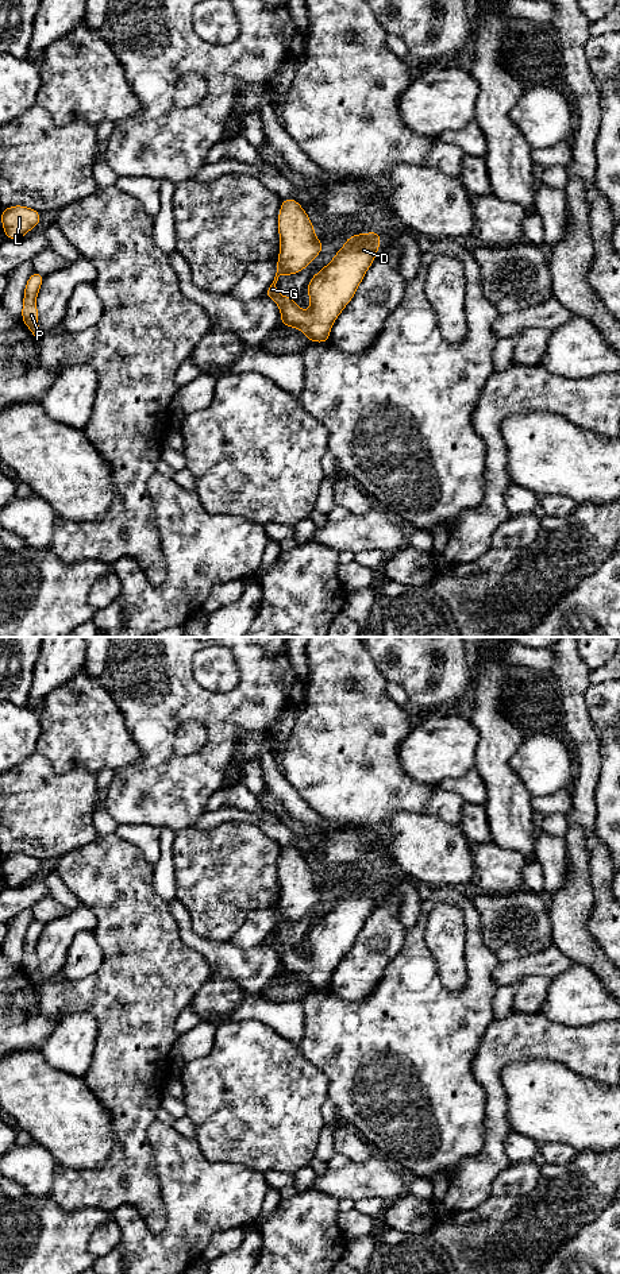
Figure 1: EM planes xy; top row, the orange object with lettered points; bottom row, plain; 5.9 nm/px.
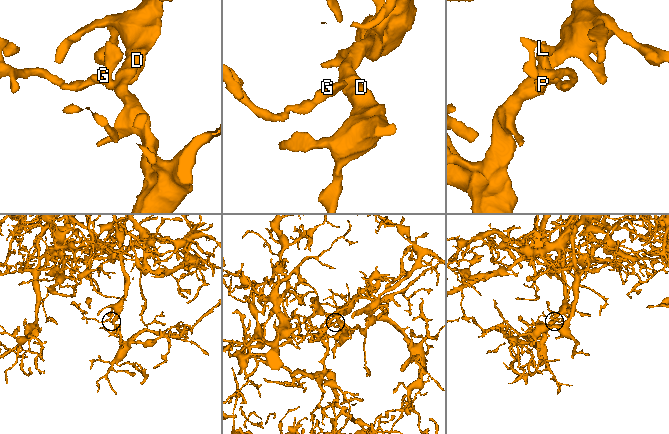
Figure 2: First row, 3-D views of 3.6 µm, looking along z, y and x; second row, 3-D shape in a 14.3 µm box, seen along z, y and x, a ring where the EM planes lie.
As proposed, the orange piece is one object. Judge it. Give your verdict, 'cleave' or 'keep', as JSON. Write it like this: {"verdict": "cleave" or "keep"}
{"verdict": "keep"}

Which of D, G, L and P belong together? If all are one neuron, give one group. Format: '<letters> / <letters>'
D G L P

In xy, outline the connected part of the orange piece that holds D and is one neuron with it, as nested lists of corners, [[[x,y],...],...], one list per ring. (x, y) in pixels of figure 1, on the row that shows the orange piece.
[[[294,198],[282,200],[278,212],[278,235],[281,242],[277,273],[273,283],[263,294],[278,305],[282,325],[300,329],[305,339],[311,341],[328,343],[332,324],[355,296],[366,271],[377,256],[381,235],[374,231],[353,235],[346,239],[344,246],[335,254],[334,259],[311,278],[307,286],[311,306],[307,312],[297,306],[294,298],[281,296],[276,287],[280,275],[293,275],[300,273],[323,251],[323,242],[316,238],[313,224],[311,223],[307,212]]]

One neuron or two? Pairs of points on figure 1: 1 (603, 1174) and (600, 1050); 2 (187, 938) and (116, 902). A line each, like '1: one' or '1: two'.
1: two
2: two

